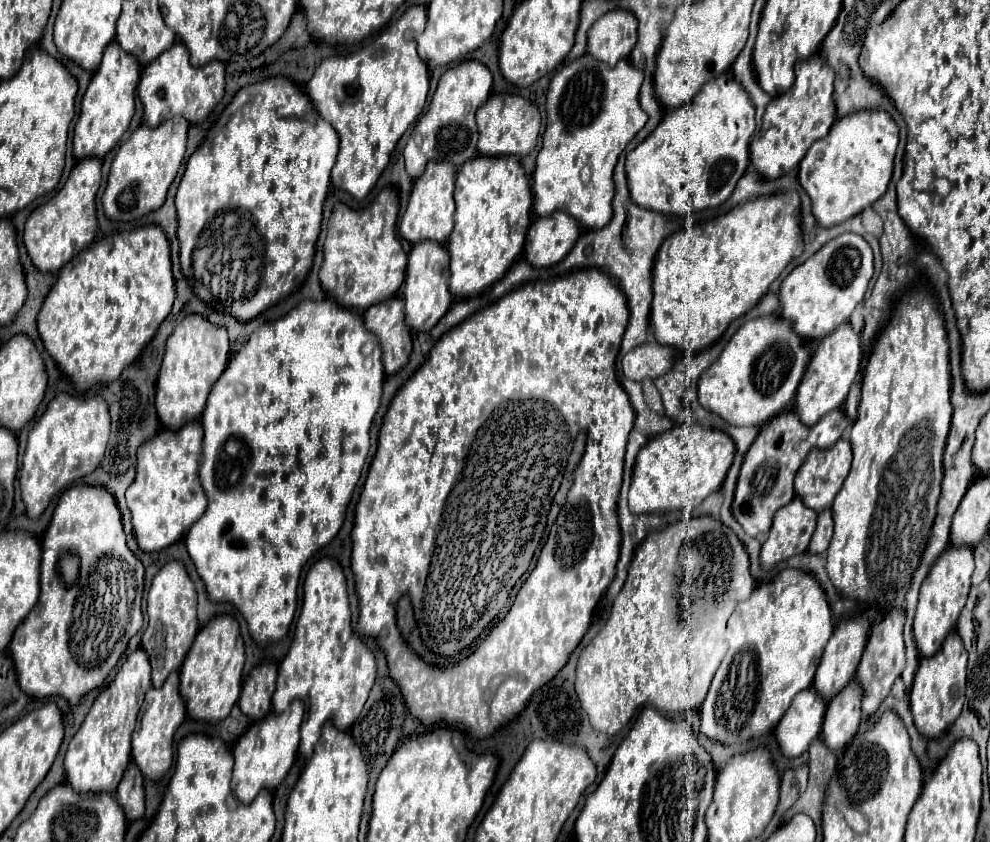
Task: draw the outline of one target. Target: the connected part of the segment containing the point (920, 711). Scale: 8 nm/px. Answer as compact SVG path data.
M951 631L943 641L943 647L933 657L923 657L911 687L909 703L915 719L915 727L927 739L939 739L951 723L961 713L965 701L965 683L967 683L967 651L961 643L961 637Z

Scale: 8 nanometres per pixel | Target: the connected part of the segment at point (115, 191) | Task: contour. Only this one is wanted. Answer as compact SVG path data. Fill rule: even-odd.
M177 115L159 127L147 127L141 125L131 133L127 141L121 143L111 171L109 181L105 187L105 193L101 197L105 215L113 221L133 221L139 219L151 211L157 211L161 203L165 203L165 195L169 185L173 183L181 161L185 157L185 143L187 143L187 131L189 123L185 123L185 117Z

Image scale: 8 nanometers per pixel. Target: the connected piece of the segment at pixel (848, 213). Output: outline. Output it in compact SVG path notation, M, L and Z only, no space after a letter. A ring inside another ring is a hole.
M857 111L833 123L829 135L809 147L799 167L799 183L811 197L813 217L819 227L833 227L871 207L885 191L893 173L893 157L899 127L891 115L879 111Z

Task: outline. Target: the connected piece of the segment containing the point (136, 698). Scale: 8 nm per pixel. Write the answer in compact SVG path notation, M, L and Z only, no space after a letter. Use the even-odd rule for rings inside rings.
M137 649L127 657L111 685L95 699L85 721L73 735L67 755L65 755L65 773L67 781L75 791L85 793L115 793L117 783L125 767L131 761L131 733L137 723L139 709L143 705L145 693L151 687L151 665L143 649Z

